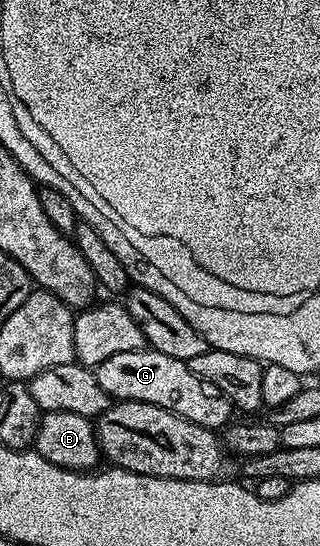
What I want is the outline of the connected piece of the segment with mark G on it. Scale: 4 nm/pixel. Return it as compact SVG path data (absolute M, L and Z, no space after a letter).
M150 349L116 353L114 357L105 357L94 372L97 385L101 385L112 400L132 399L157 405L177 413L177 417L185 417L185 421L193 421L193 425L212 429L226 428L232 422L233 408L221 389L217 389L217 385L209 385L209 381L201 381L201 377L189 369L187 362L177 357Z

